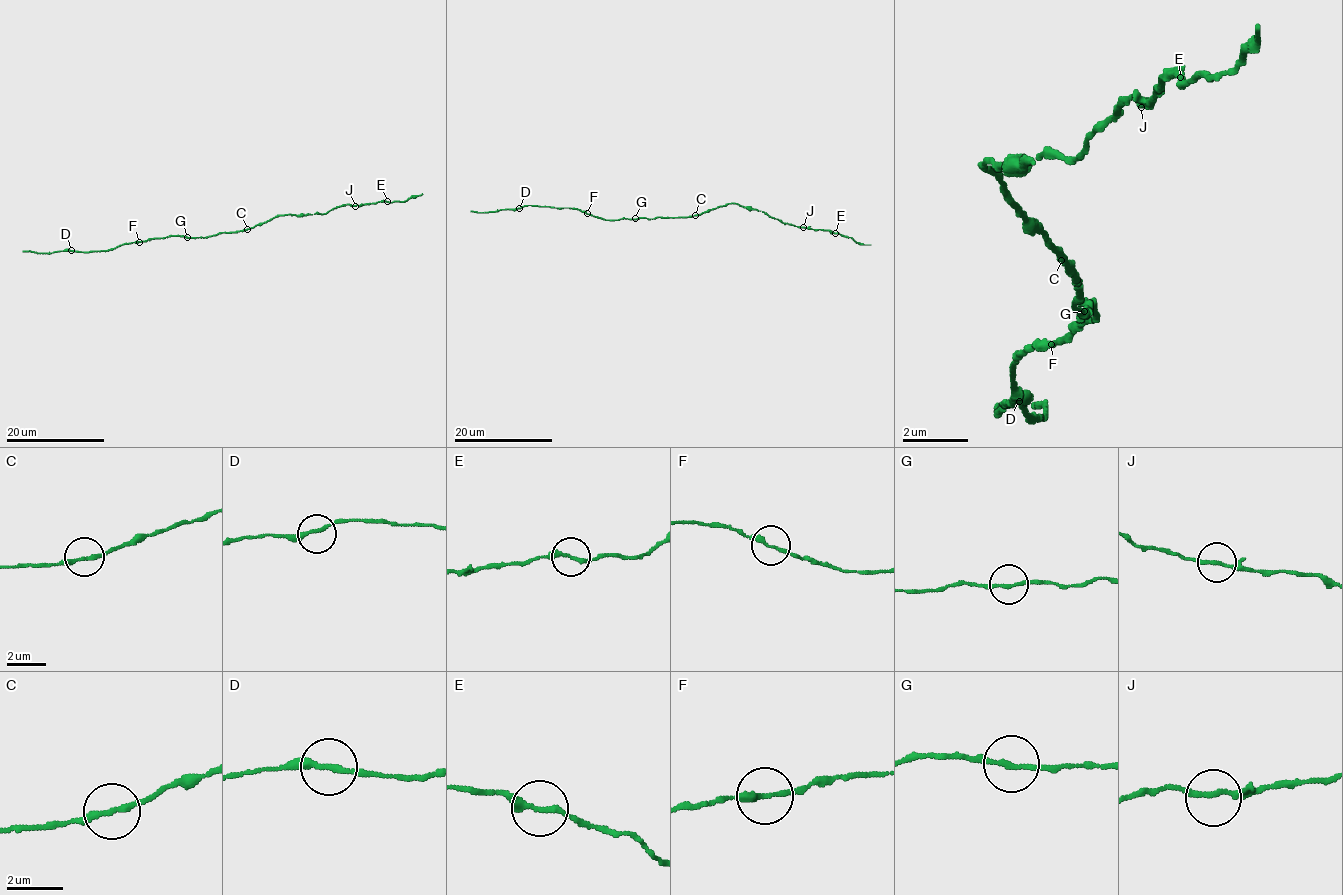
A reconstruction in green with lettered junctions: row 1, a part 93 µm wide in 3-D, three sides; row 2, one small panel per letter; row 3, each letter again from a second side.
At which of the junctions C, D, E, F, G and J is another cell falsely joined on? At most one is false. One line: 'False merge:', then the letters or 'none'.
False merge: none

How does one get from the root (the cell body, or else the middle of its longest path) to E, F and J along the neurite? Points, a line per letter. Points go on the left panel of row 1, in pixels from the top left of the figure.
E: (231, 232), (249, 229), (277, 216), (325, 213), (340, 206), (387, 201)
F: (231, 232), (207, 237), (171, 236), (139, 242)
J: (231, 232), (249, 229), (277, 216), (325, 213), (340, 206), (355, 206)

